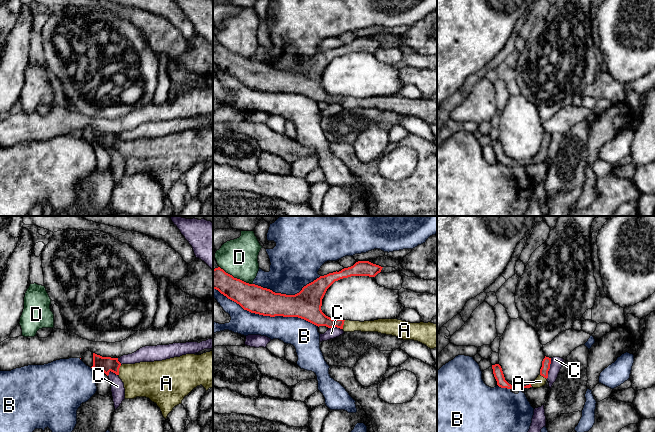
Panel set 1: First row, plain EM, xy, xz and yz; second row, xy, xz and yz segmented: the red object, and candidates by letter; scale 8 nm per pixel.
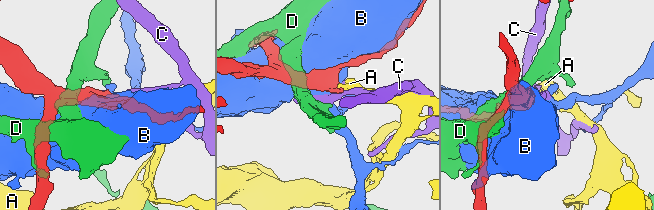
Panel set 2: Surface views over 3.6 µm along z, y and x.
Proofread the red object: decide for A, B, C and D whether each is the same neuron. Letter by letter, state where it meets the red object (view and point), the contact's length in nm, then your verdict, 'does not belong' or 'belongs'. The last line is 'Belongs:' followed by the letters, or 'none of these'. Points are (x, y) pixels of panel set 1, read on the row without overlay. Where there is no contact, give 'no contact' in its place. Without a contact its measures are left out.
A: contact xy (118, 146); length 90 nm; belongs
B: contact xz (266, 91); length 900 nm; does not belong
C: contact yz (549, 144); length 170 nm; does not belong
D: contact xz (236, 54); length 300 nm; does not belong
Belongs: A

